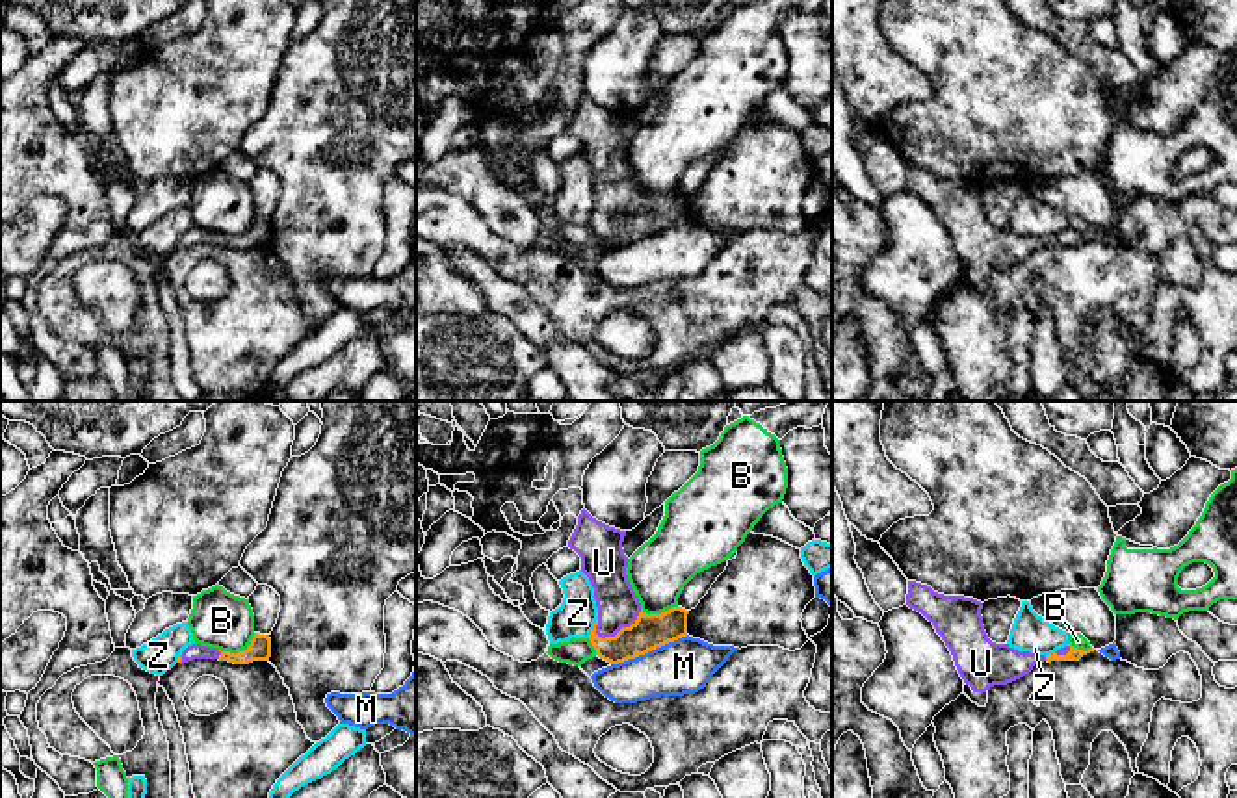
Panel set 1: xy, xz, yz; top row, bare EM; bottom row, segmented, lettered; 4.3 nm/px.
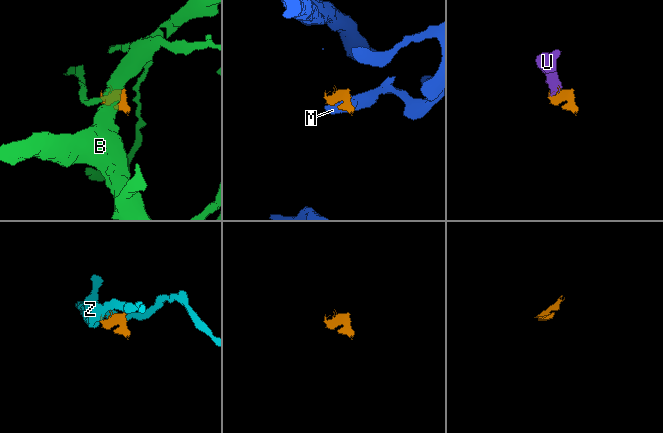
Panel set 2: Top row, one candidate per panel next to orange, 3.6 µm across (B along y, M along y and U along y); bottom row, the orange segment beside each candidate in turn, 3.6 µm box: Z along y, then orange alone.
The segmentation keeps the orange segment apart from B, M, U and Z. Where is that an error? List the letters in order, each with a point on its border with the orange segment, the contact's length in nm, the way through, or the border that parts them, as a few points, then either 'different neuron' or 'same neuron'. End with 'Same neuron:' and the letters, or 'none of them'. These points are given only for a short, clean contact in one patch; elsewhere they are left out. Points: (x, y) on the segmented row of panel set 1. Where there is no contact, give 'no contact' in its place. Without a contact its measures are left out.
B: contact xy (240, 652); length 180 nm; different neuron
M: contact xz (649, 650); length 360 nm; border xz (688, 635), (611, 665); different neuron
U: contact xz (621, 630); length 220 nm; way xz (651, 631), (621, 630), (617, 604); same neuron
Z: contact xz (593, 630); length 100 nm; border xz (597, 618), (589, 639); different neuron
Same neuron: U

